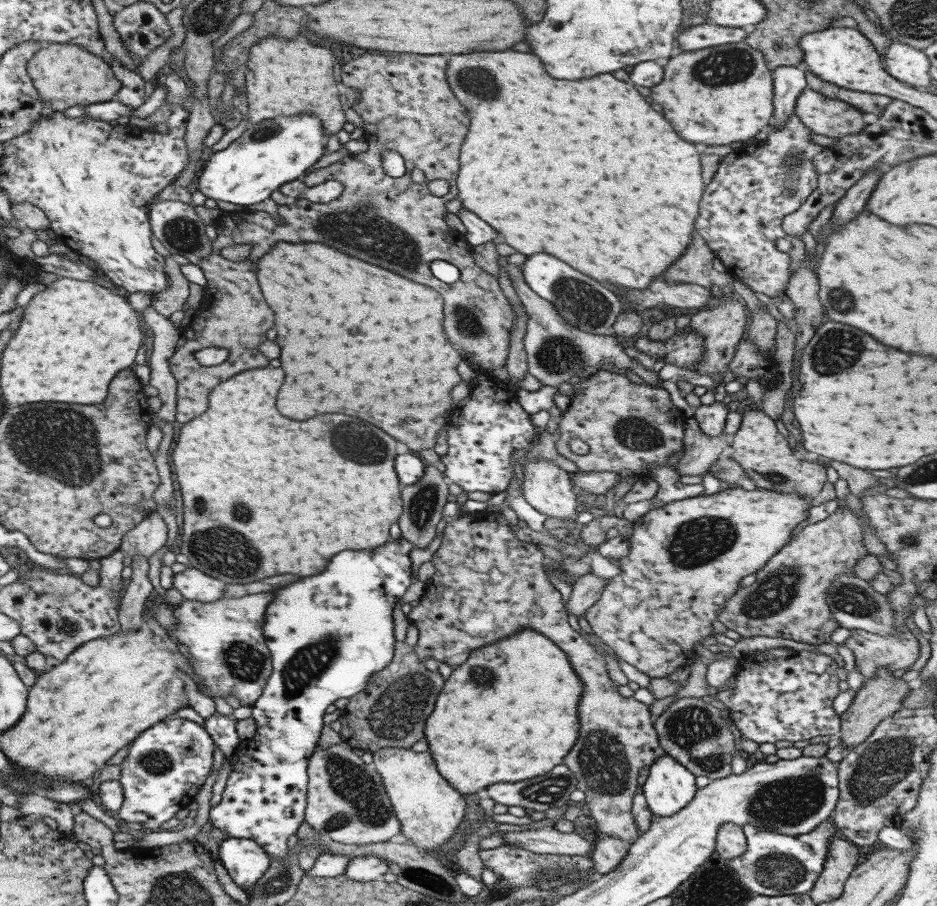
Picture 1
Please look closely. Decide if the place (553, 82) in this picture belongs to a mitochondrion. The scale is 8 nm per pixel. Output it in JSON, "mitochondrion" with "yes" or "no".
{"mitochondrion":"no"}

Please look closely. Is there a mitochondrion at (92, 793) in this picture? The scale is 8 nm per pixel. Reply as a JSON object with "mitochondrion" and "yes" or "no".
{"mitochondrion":"no"}

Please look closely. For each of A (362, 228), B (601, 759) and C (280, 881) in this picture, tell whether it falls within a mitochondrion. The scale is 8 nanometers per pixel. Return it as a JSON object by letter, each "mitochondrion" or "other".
{"A":"mitochondrion","B":"mitochondrion","C":"mitochondrion"}

